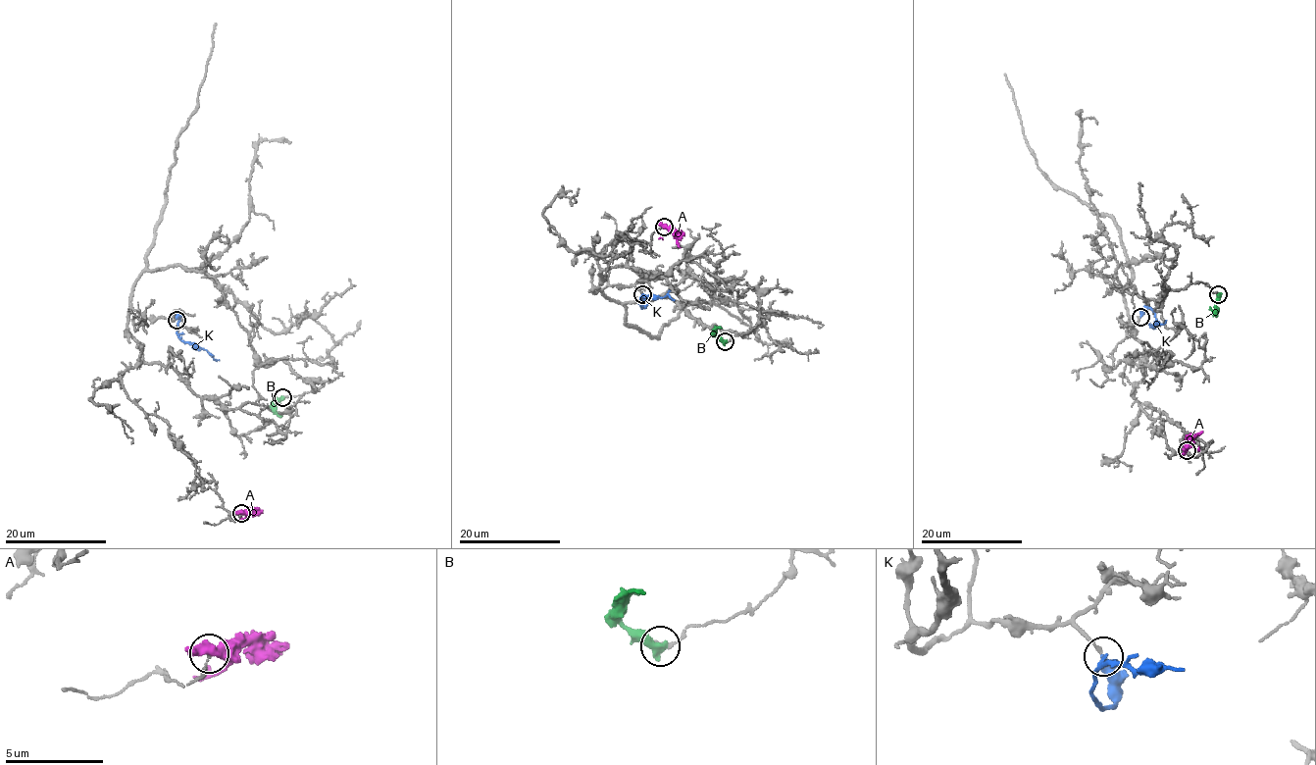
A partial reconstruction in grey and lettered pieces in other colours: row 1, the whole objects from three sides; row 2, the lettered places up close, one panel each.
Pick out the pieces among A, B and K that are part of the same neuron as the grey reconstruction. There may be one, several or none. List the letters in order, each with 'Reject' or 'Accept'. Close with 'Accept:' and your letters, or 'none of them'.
A: Reject
B: Reject
K: Accept
Accept: K

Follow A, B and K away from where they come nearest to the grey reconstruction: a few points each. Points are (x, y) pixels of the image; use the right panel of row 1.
A: (1186, 449), (1202, 431)
B: (1218, 294), (1216, 314)
K: (1140, 317), (1149, 308), (1154, 313), (1153, 328), (1155, 323), (1162, 324), (1166, 320)

